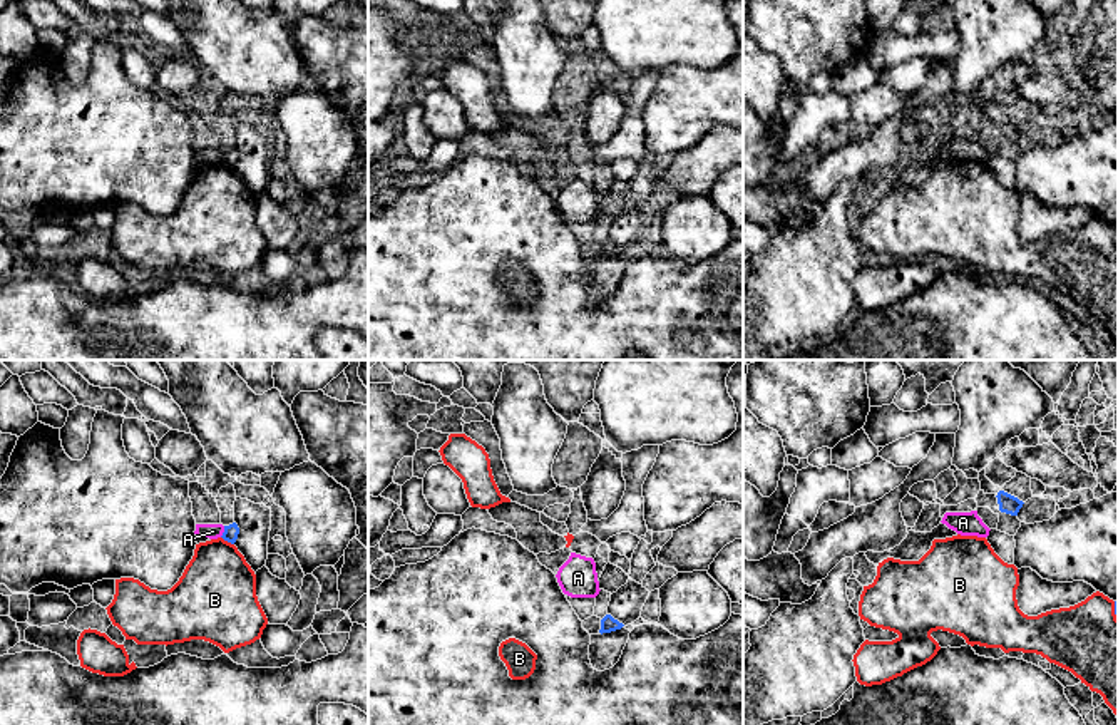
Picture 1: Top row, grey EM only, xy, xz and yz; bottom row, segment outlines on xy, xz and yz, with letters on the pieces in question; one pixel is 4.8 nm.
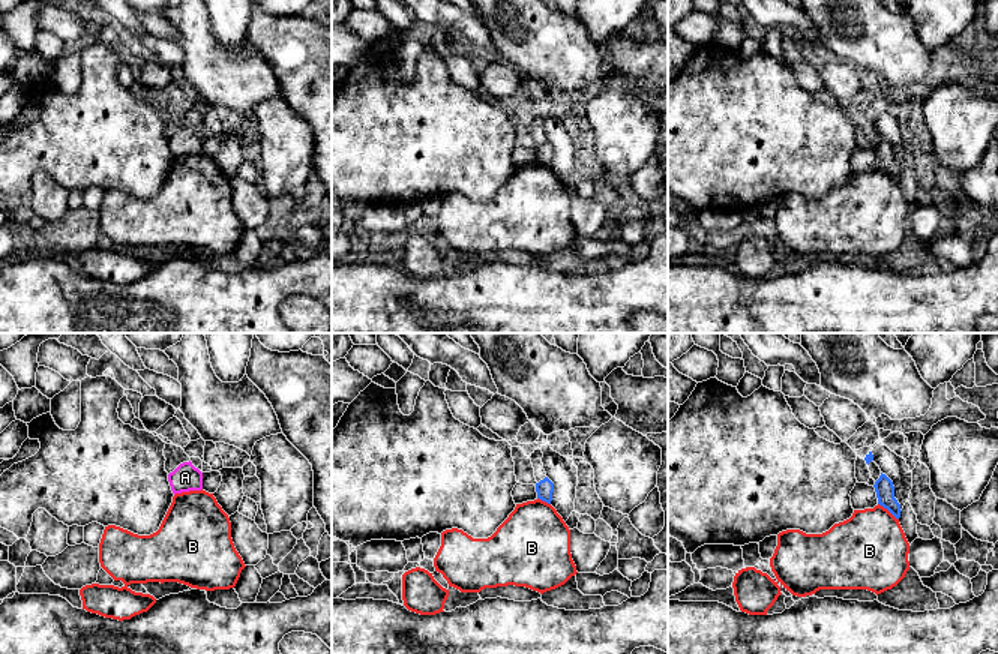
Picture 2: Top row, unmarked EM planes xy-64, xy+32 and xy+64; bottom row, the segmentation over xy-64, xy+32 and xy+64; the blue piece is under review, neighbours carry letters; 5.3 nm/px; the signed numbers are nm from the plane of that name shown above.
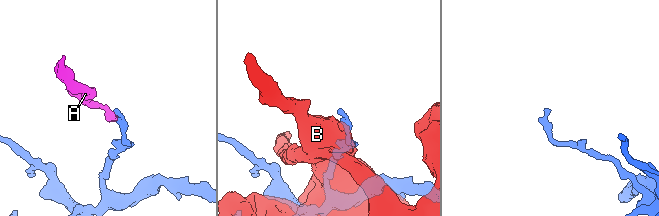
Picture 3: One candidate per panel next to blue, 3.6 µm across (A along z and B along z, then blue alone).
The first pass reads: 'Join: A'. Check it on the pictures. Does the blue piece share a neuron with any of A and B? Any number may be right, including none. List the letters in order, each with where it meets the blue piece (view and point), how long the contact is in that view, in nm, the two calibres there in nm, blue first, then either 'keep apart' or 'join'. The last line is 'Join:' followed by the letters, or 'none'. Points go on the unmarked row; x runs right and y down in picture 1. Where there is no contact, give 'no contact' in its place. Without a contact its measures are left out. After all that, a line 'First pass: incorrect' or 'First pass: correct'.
A: meets blue in xy at (225, 156); contact 60 nm long; 70 nm thick on the blue side, 80 nm on the other; keep apart
B: meets blue in xy at (228, 166); contact 80 nm long; 70 nm thick on the blue side, 380 nm on the other; keep apart
Join: none
First pass: incorrect

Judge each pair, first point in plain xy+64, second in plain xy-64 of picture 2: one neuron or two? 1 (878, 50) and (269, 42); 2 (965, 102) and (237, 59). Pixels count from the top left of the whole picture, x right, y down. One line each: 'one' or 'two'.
1: two
2: two

